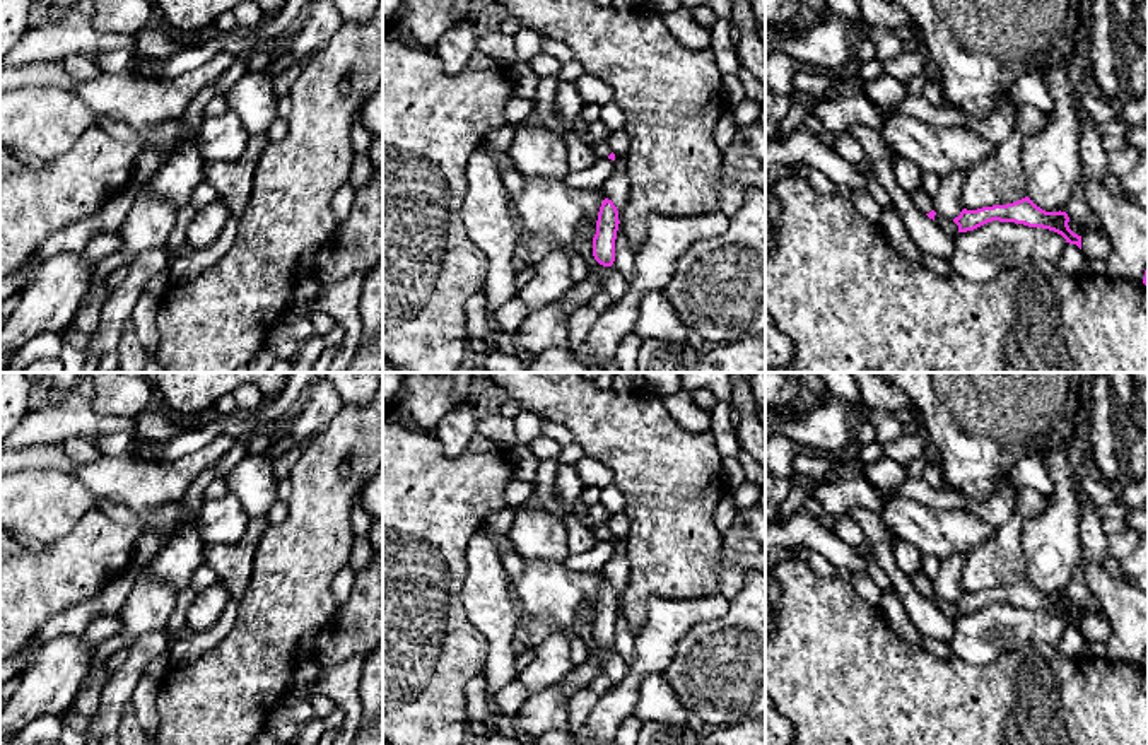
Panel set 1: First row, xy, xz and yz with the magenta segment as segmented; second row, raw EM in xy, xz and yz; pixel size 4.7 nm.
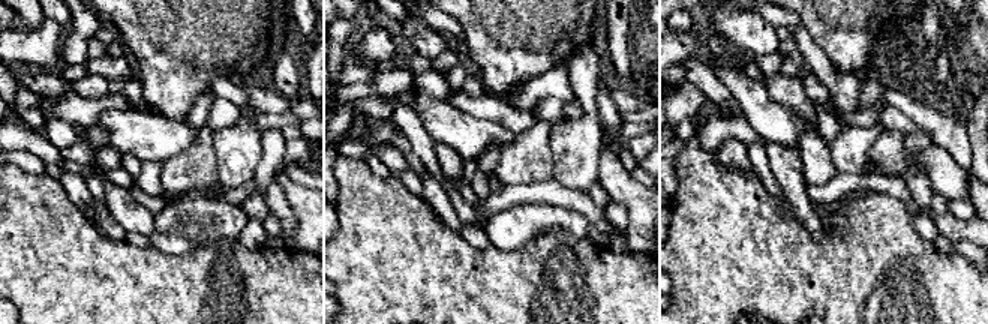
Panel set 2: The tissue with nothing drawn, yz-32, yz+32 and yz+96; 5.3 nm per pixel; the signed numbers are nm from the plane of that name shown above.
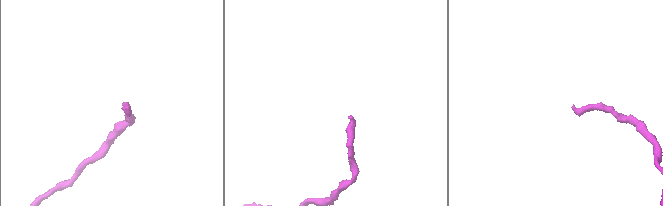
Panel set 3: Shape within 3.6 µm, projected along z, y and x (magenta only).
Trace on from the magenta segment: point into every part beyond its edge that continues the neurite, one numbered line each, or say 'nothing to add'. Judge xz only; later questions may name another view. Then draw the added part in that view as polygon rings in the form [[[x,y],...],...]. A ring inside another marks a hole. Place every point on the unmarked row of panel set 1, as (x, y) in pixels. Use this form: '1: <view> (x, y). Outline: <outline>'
1: xz (600, 532). Outline: [[[579,499],[576,502],[576,516],[593,531],[594,538],[598,542],[608,540],[612,537],[612,531],[605,525],[591,525],[588,521],[588,506]]]

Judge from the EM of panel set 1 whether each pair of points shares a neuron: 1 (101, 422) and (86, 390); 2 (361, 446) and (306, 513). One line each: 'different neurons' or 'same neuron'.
1: same neuron
2: same neuron

